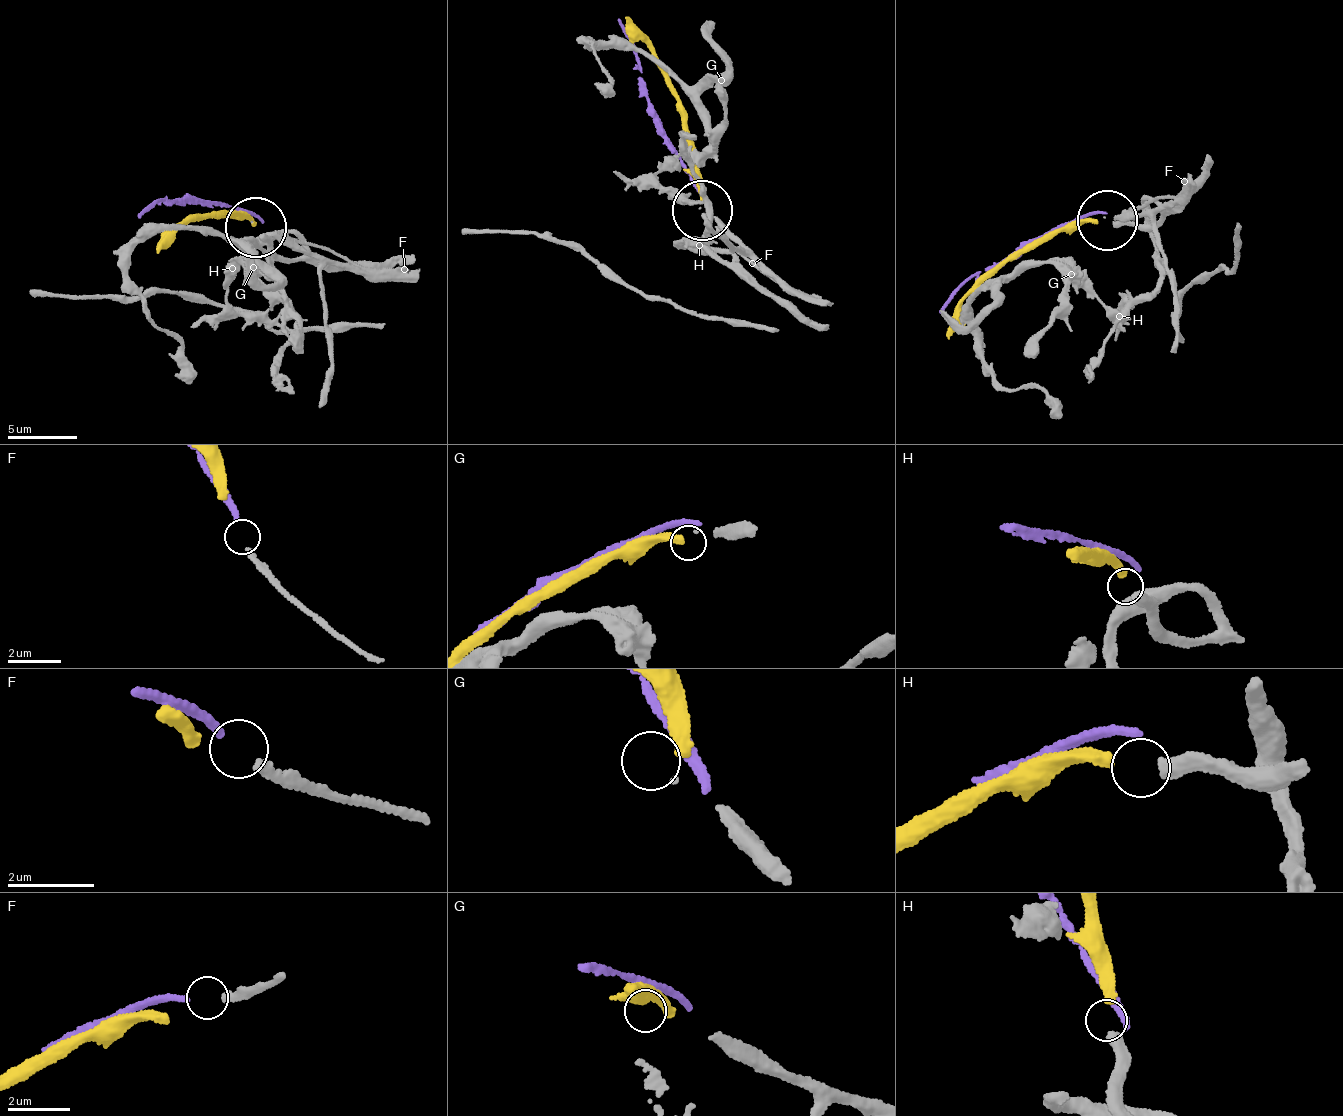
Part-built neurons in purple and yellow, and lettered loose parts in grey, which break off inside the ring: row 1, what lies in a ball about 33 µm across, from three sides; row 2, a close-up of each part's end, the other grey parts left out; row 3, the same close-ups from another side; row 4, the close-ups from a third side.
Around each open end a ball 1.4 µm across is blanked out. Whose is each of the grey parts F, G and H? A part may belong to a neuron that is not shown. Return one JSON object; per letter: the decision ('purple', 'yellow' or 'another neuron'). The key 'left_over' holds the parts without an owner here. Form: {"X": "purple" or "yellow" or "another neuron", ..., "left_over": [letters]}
{"F": "purple", "G": "another neuron", "H": "yellow", "left_over": ["G"]}

